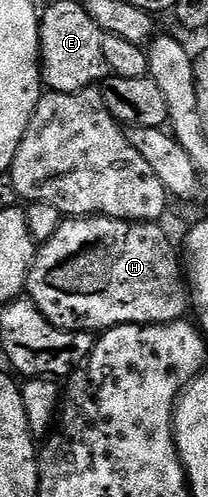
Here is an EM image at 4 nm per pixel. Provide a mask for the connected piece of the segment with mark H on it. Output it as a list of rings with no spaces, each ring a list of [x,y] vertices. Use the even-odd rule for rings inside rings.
[[[75,216],[63,219],[62,225],[56,230],[56,234],[47,244],[41,245],[34,253],[34,265],[30,268],[30,277],[26,279],[26,292],[29,299],[33,300],[36,307],[44,314],[49,324],[54,324],[68,332],[88,332],[101,334],[108,328],[115,328],[121,324],[170,324],[174,320],[183,319],[187,315],[192,304],[192,297],[188,291],[188,280],[184,275],[180,256],[174,253],[166,232],[154,222],[135,222],[132,220],[117,220],[107,216]]]

